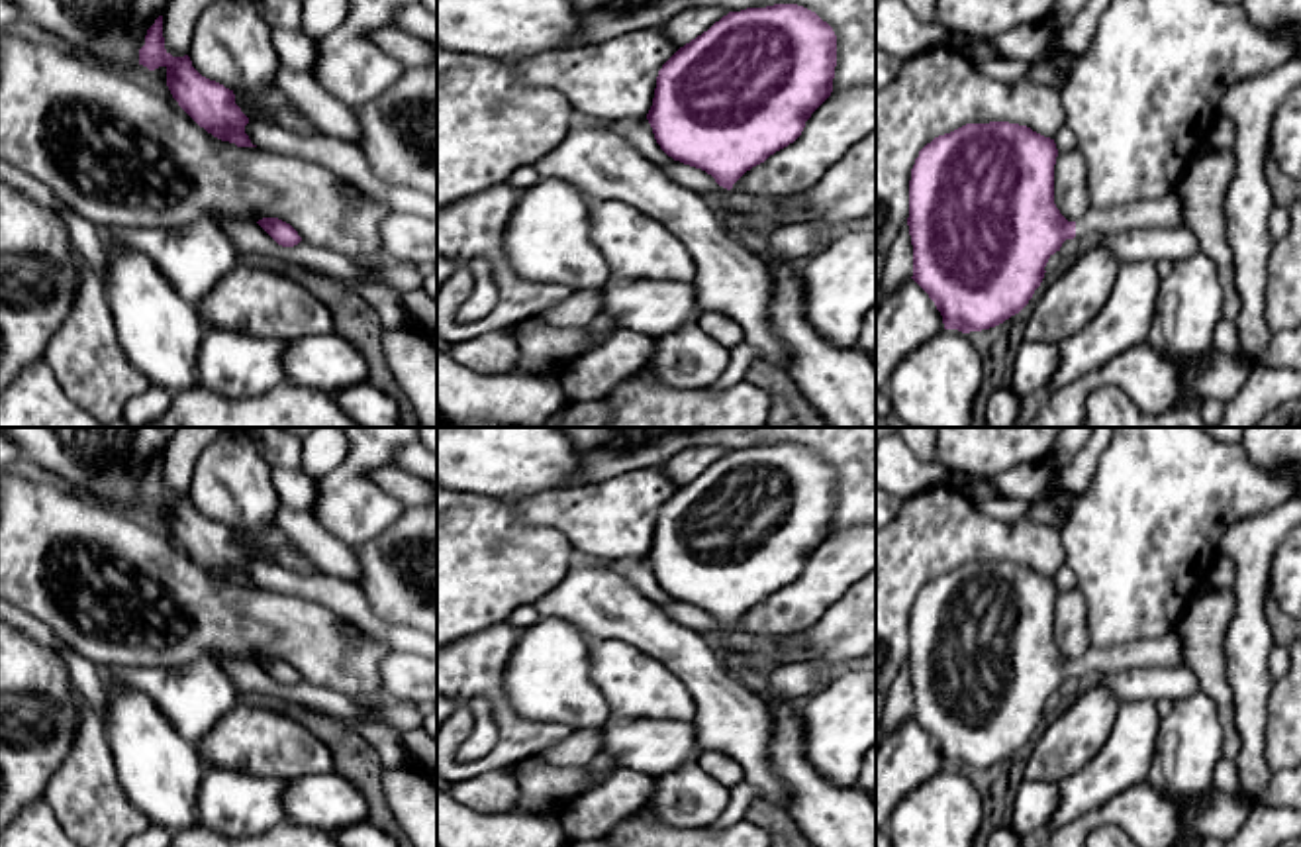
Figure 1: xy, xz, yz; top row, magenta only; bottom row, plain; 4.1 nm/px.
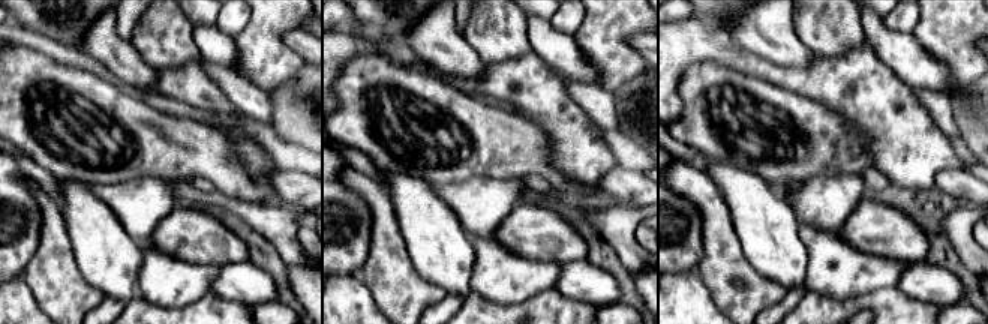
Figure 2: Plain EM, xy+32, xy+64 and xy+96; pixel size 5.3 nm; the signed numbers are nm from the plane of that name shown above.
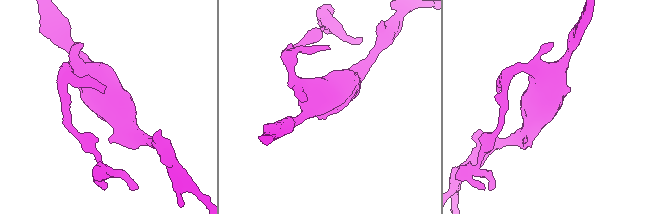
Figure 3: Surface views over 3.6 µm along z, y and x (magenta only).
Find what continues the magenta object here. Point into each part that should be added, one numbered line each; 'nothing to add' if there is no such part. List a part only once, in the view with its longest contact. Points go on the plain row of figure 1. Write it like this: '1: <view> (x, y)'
1: yz (1168, 649)

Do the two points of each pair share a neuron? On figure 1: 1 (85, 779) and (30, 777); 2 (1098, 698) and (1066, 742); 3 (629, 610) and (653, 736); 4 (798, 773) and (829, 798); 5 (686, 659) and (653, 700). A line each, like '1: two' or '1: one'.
1: two
2: one
3: two
4: one
5: two

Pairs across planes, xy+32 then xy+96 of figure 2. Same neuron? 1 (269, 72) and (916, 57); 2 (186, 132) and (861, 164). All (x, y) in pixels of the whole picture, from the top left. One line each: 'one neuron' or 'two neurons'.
1: two neurons
2: one neuron

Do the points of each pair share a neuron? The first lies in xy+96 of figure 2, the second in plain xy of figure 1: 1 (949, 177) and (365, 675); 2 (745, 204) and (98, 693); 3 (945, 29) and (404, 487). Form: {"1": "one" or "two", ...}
{"1": "two", "2": "two", "3": "two"}

